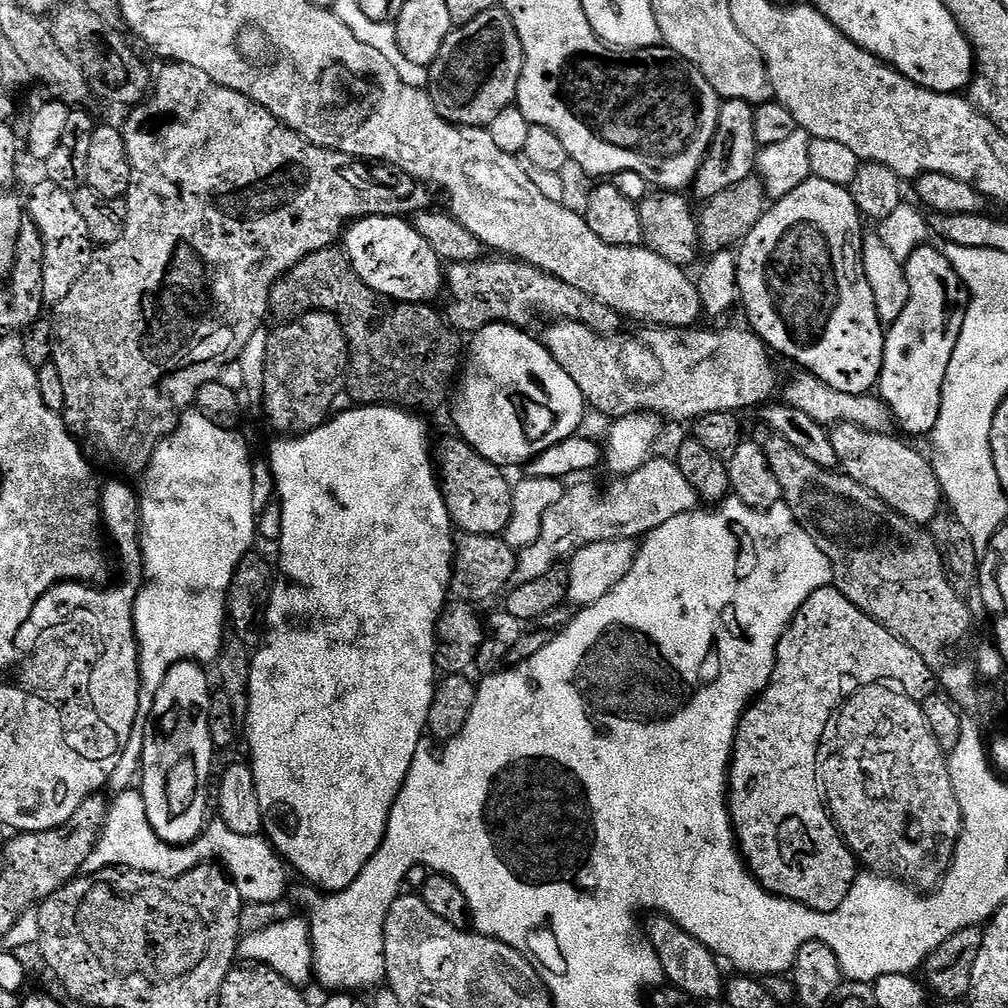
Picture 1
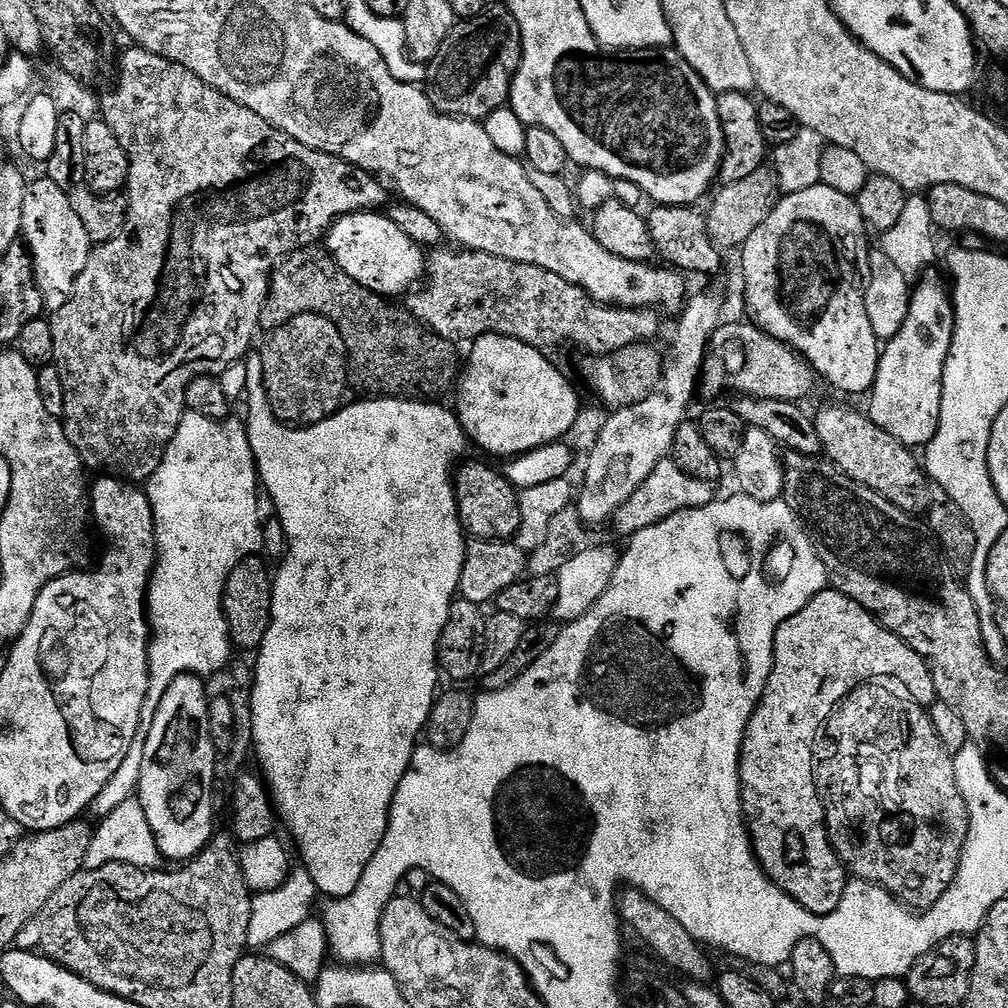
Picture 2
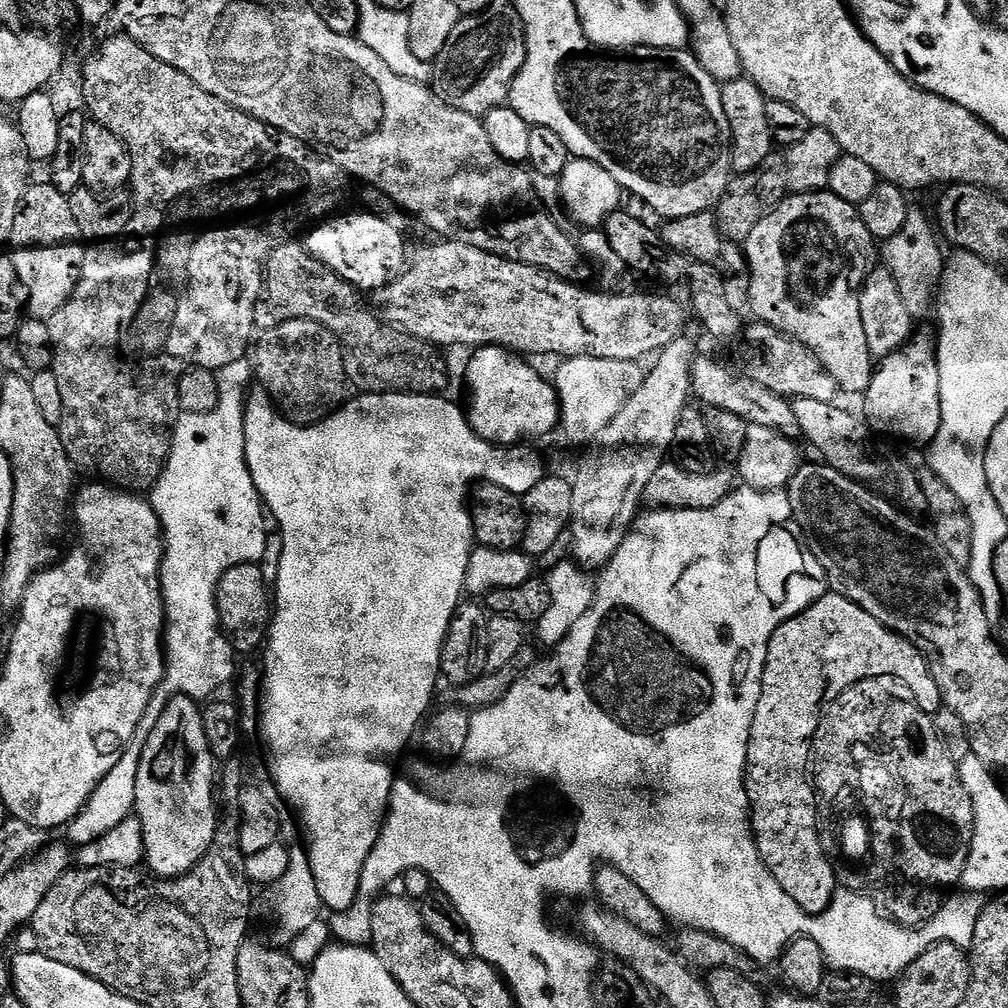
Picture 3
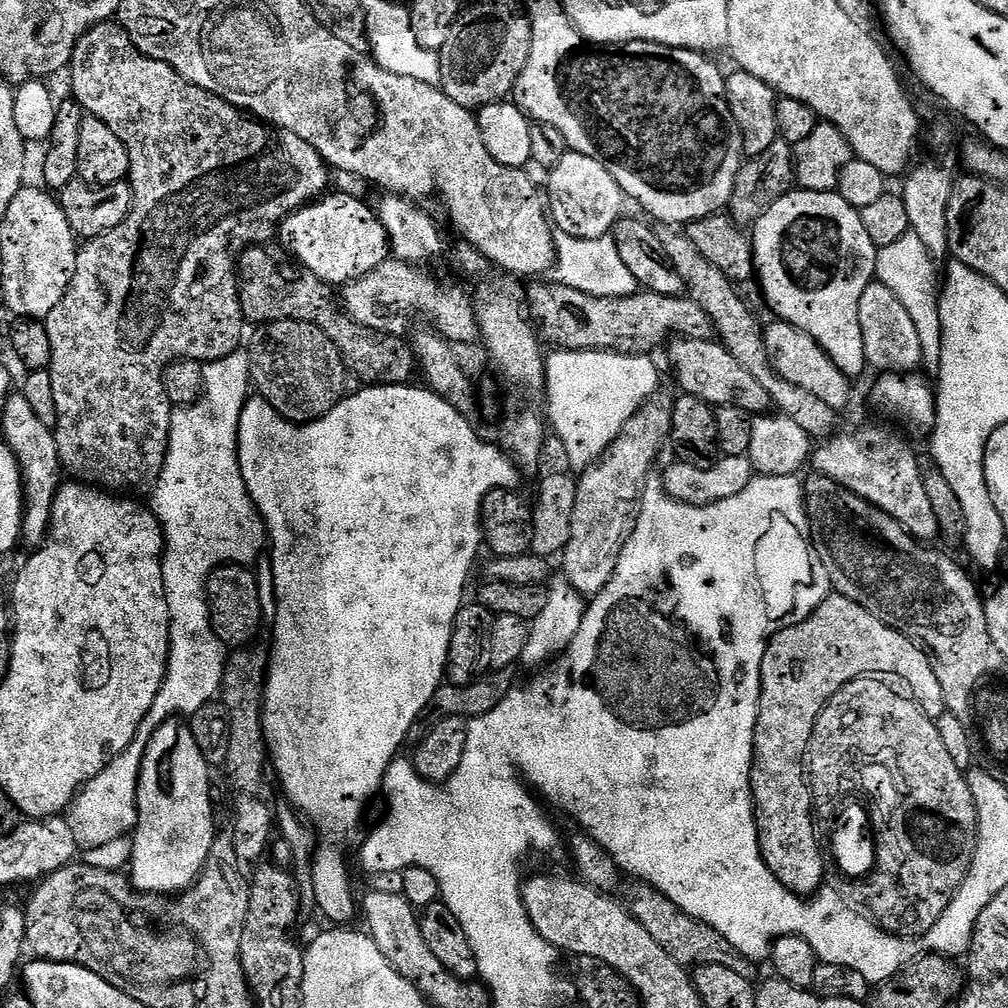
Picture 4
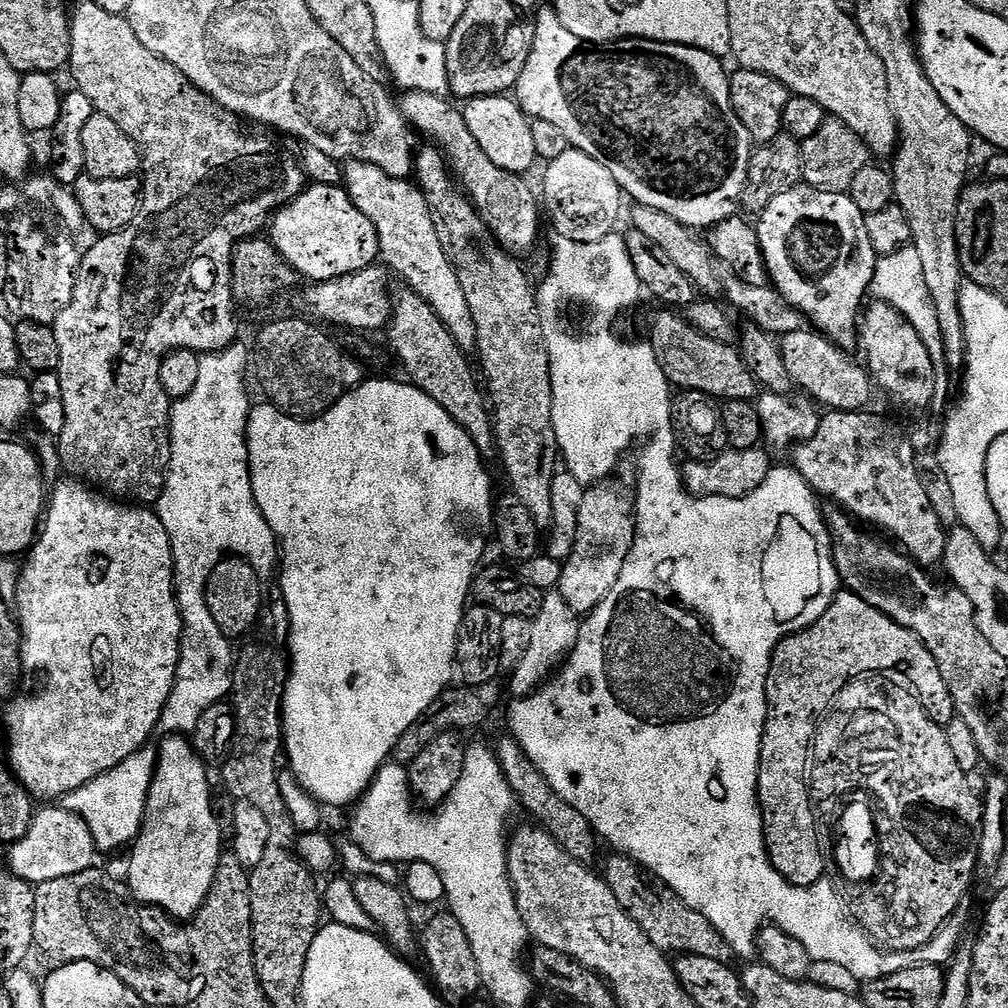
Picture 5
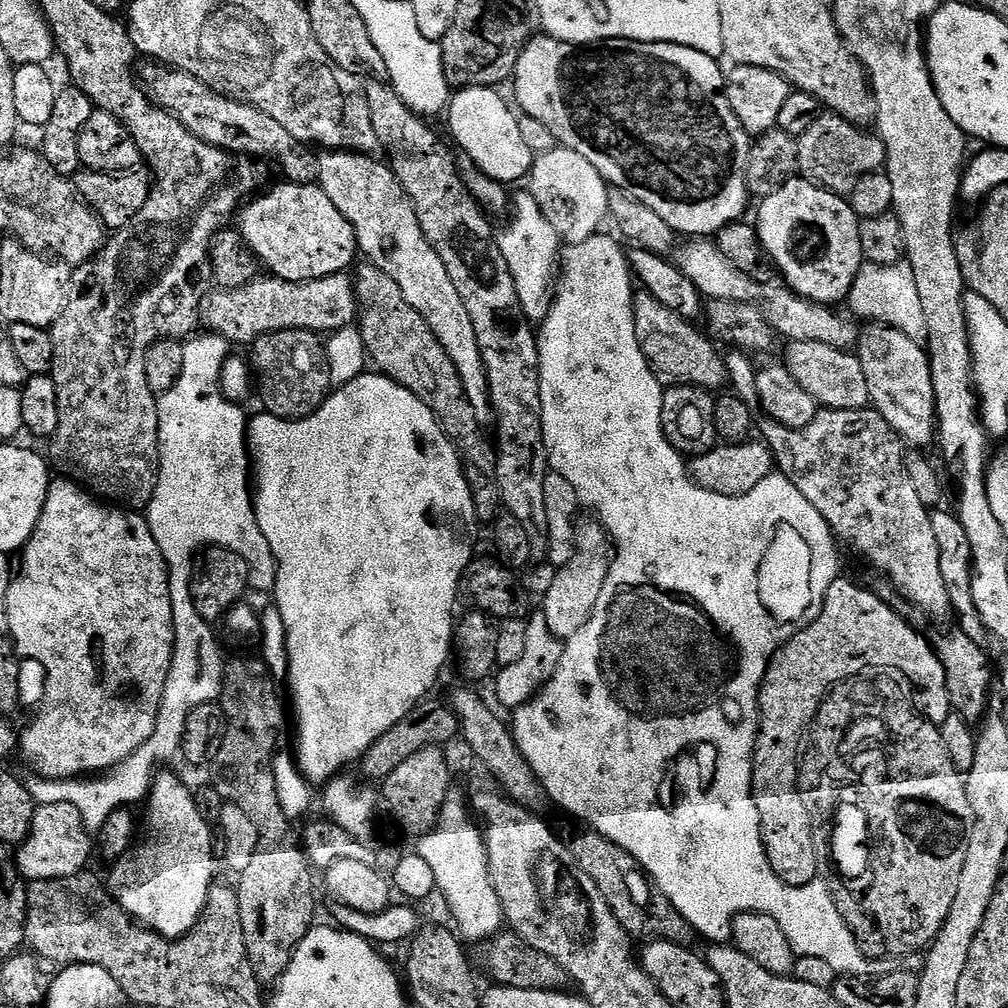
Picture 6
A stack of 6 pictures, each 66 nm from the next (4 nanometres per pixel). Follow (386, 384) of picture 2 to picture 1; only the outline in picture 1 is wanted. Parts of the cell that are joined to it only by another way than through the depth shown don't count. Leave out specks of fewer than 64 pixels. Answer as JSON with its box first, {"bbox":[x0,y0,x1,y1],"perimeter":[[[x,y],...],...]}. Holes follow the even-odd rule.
{"bbox":[271,247,462,414],"perimeter":[[[339,247],[323,248],[298,262],[285,272],[272,287],[271,319],[291,322],[310,312],[330,312],[342,326],[348,340],[347,395],[352,395],[360,406],[391,406],[413,414],[425,414],[431,408],[440,408],[450,400],[454,381],[462,368],[462,336],[443,315],[428,304],[407,304],[378,294],[352,271],[347,256]]]}

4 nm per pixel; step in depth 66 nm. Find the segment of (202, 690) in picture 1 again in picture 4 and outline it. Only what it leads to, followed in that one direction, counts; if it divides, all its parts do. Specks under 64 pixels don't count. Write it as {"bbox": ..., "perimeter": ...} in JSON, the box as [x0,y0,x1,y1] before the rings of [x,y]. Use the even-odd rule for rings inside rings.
{"bbox":[130,718,216,894],"perimeter":[[[173,718],[158,729],[150,738],[140,771],[138,786],[138,823],[131,833],[132,859],[130,883],[138,892],[153,894],[179,894],[191,888],[196,877],[209,863],[212,843],[216,840],[216,824],[212,821],[212,796],[208,793],[209,761],[200,749],[200,741],[191,727],[179,724]]]}

